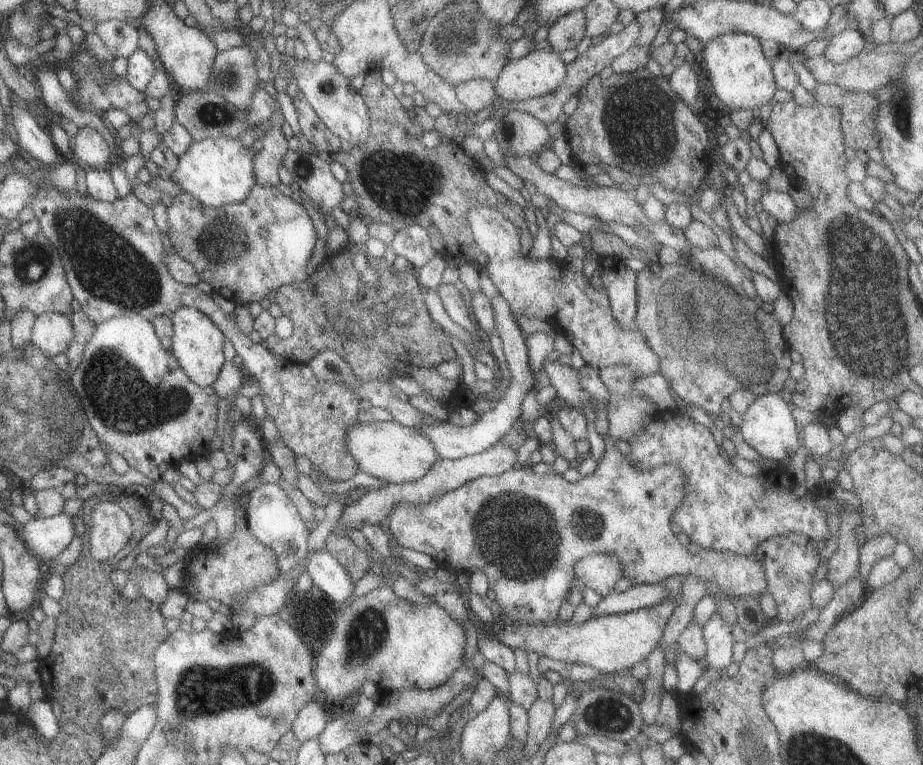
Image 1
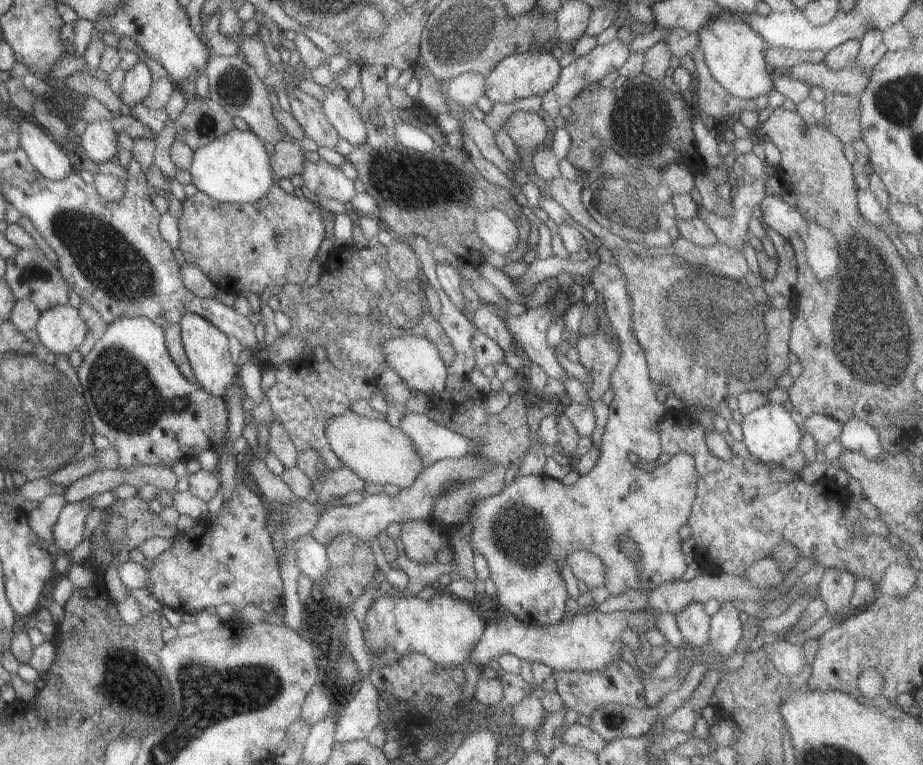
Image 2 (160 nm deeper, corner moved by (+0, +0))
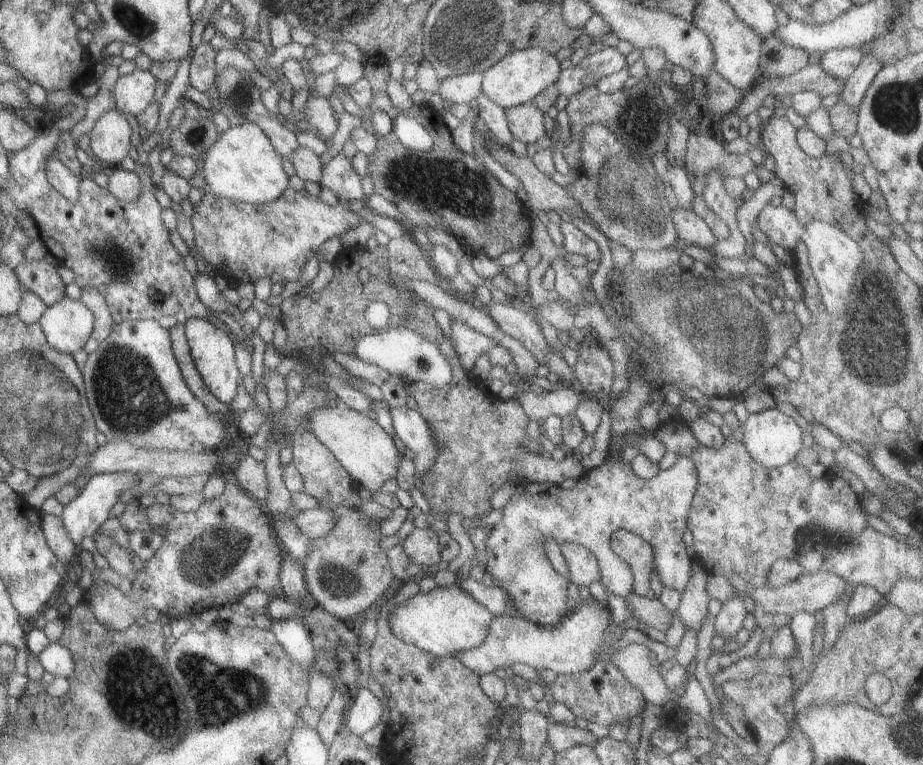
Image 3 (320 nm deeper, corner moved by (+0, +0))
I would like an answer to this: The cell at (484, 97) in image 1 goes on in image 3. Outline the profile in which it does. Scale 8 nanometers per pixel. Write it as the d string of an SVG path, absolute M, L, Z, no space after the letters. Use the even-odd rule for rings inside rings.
M479 72L449 76L440 80L438 94L443 102L468 104L481 94L481 82L482 74Z

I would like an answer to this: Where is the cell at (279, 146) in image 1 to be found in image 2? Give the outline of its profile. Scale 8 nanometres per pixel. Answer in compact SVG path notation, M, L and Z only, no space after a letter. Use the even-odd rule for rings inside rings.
M282 140L276 142L273 145L273 154L268 157L273 183L277 183L280 178L300 174L304 167L303 153L300 145Z

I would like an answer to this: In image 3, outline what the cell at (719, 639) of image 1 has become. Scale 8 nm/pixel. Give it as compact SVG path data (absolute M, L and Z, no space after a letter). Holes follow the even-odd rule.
M740 594L727 598L714 617L714 636L721 636L721 638L725 638L725 640L733 638L733 634L742 628L745 615L746 611Z

